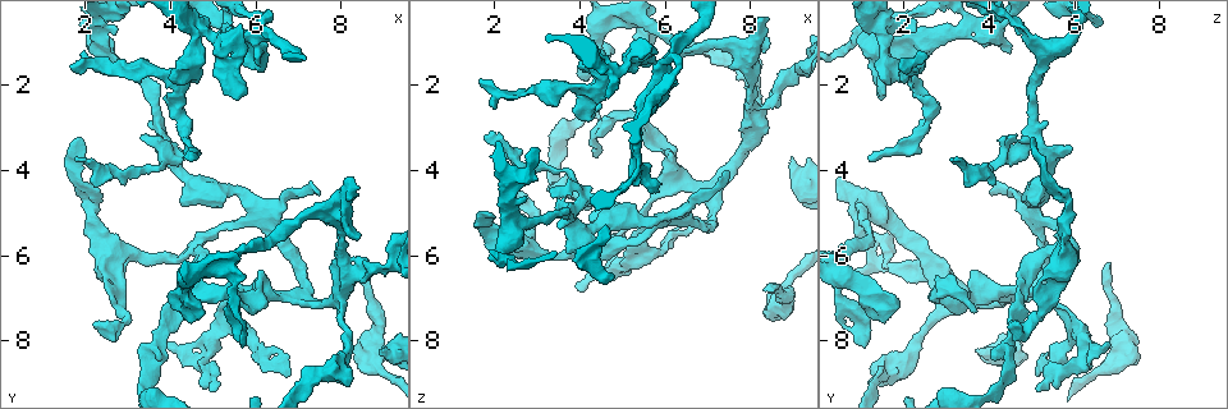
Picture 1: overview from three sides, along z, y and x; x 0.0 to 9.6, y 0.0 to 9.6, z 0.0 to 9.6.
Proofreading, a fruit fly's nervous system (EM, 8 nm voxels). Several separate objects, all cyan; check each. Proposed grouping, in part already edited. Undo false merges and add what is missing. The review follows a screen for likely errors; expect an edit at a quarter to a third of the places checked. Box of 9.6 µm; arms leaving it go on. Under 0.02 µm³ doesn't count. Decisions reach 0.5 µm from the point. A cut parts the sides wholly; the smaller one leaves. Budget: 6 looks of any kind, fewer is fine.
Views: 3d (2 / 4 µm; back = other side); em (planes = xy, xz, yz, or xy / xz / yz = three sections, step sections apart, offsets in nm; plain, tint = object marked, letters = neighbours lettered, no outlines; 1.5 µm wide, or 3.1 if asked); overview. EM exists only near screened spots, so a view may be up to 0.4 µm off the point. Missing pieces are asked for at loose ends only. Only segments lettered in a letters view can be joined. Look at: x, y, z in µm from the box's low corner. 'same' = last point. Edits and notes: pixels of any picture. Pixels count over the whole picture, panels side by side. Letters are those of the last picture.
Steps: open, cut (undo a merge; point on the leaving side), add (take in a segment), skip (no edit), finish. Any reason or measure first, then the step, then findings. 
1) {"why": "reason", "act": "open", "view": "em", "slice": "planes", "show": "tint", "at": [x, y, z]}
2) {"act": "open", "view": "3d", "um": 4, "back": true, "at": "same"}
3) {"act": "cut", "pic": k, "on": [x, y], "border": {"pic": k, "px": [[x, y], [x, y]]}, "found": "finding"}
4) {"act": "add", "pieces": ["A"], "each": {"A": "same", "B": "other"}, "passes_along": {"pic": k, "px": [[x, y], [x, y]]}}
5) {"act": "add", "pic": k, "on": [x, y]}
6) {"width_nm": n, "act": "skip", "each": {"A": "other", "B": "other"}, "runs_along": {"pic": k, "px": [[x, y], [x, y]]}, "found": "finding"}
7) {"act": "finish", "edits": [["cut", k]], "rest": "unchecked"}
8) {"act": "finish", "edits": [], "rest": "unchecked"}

{"why": "free end", "act": "open", "view": "em", "slice": "planes", "show": "letters", "at": [2.20, 7.70, 4.75]}

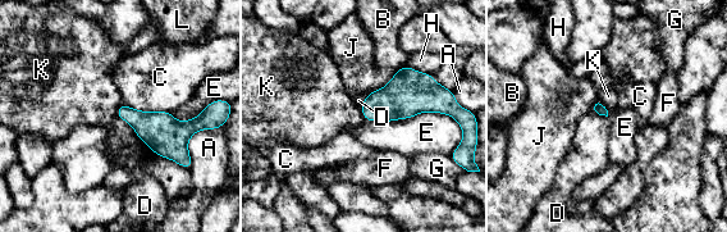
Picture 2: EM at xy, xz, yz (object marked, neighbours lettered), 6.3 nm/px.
{"act": "skip", "each": {"A": "other", "B": "other", "C": "other", "D": "other", "E": "other", "F": "other", "G": "other", "H": "other", "J": "other", "K": "other", "L": "other"}, "border": {"pic": 2, "px": [[117, 116], [155, 153]]}, "found": "none of them fits"}

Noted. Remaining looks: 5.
{"why": "branch stops here", "act": "open", "view": "em", "um": 3.1, "slice": "xy", "step": 16, "show": "letters", "at": [9.00, 8.20, 3.75]}

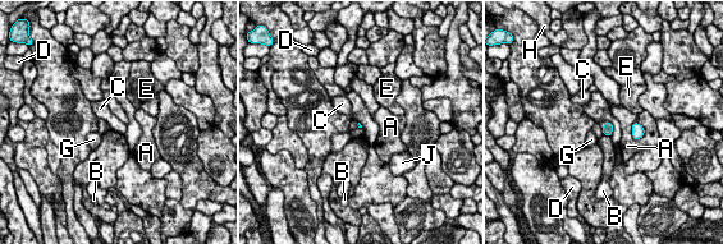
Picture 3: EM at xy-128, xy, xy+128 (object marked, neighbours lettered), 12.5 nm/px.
{"act": "open", "view": "em", "um": 3.1, "slice": "planes", "show": "letters", "at": "same"}

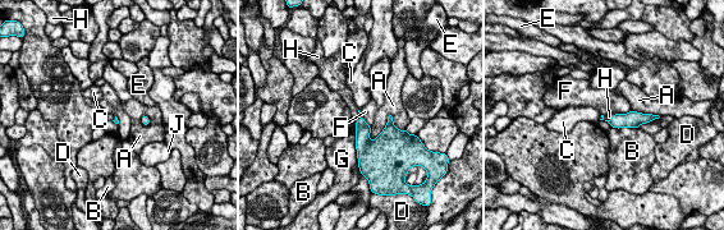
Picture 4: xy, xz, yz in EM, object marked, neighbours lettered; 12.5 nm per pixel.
{"act": "add", "pieces": ["H"], "each": {"A": "other", "B": "other", "C": "other", "D": "other", "E": "other", "F": "other", "G": "other", "H": "same", "J": "other"}, "passes_along": {"pic": 4, "px": [[619, 120], [608, 120], [609, 116]]}, "found": "it goes on there"}

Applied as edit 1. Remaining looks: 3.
{"why": "see it whole again", "act": "open", "view": "overview"}

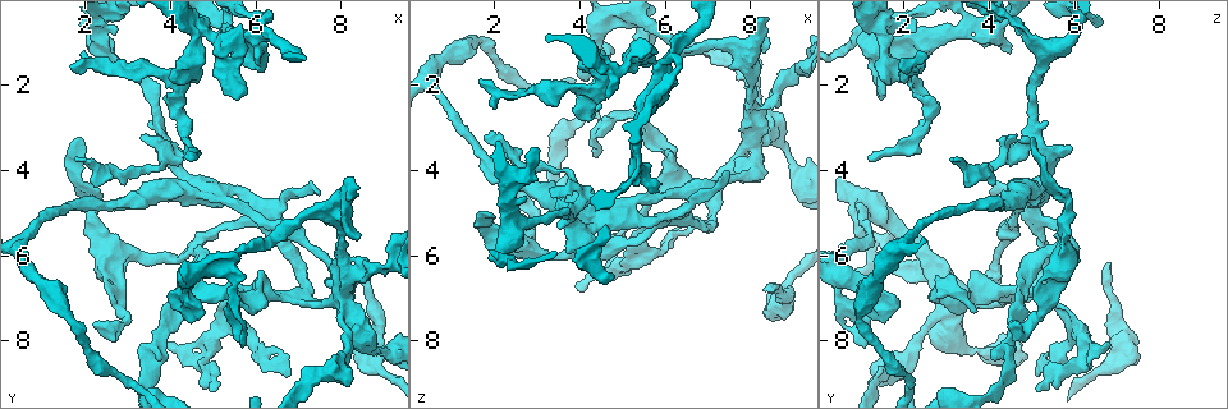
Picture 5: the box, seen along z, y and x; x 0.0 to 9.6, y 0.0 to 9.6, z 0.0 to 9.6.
{"why": "an open end", "act": "open", "view": "3d", "um": 4, "at": [8.45, 6.10, 6.80]}

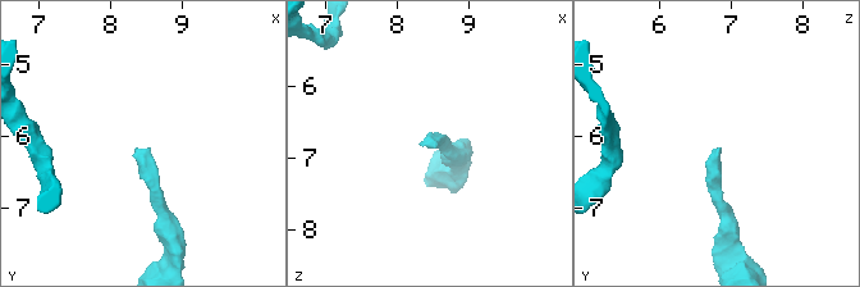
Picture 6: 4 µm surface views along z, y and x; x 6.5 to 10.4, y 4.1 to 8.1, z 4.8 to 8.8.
{"act": "open", "view": "em", "slice": "planes", "show": "letters", "at": [8.40, 6.15, 6.85]}

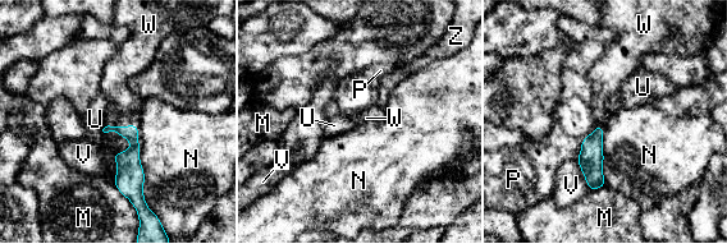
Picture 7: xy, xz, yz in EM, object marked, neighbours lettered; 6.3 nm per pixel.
{"act": "add", "pieces": ["W"], "each": {"M": "other", "N": "other", "P": "other", "U": "other", "V": "other", "W": "same", "Z": "other"}, "passes_along": {"pic": 7, "px": [[128, 162], [133, 124], [117, 90]]}, "found": "it goes on there"}

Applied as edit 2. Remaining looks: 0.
{"act": "finish", "edits": [["add", 4], ["add", 7]], "rest": "unchecked"}

